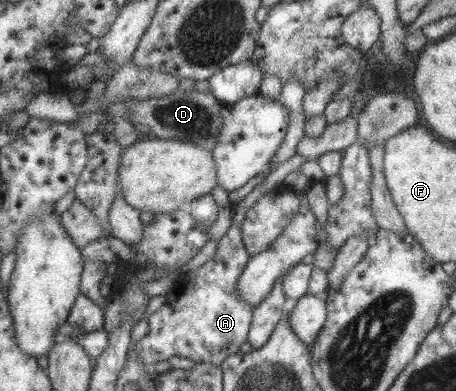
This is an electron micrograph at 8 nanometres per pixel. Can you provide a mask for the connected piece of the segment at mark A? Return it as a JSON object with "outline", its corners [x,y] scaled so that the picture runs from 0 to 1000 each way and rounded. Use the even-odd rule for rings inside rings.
{"outline":[[[507,565],[474,629],[465,662],[425,691],[393,698],[360,754],[362,770],[351,793],[322,811],[325,852],[285,880],[276,918],[303,913],[327,946],[340,926],[366,923],[375,910],[478,936],[498,910],[522,903],[526,880],[539,875],[555,785],[522,760],[515,731],[518,711],[548,652],[531,621],[526,581],[513,565]]]}

